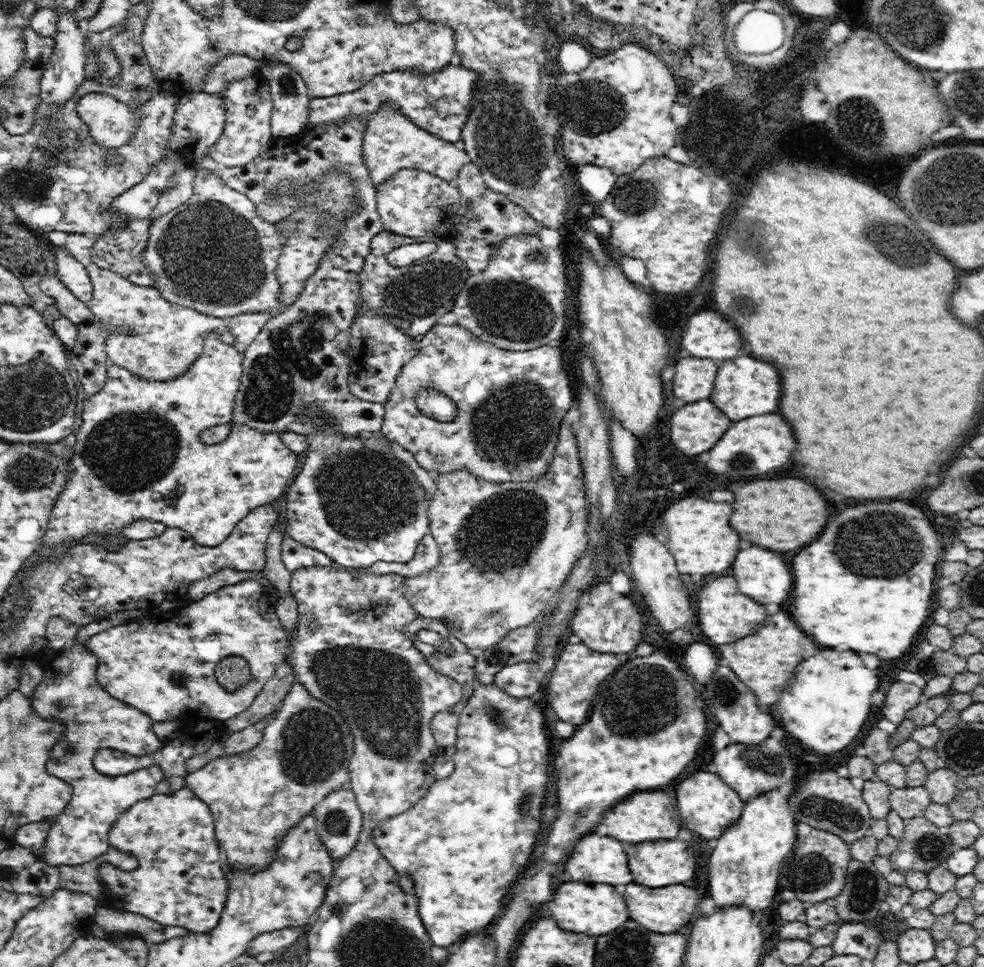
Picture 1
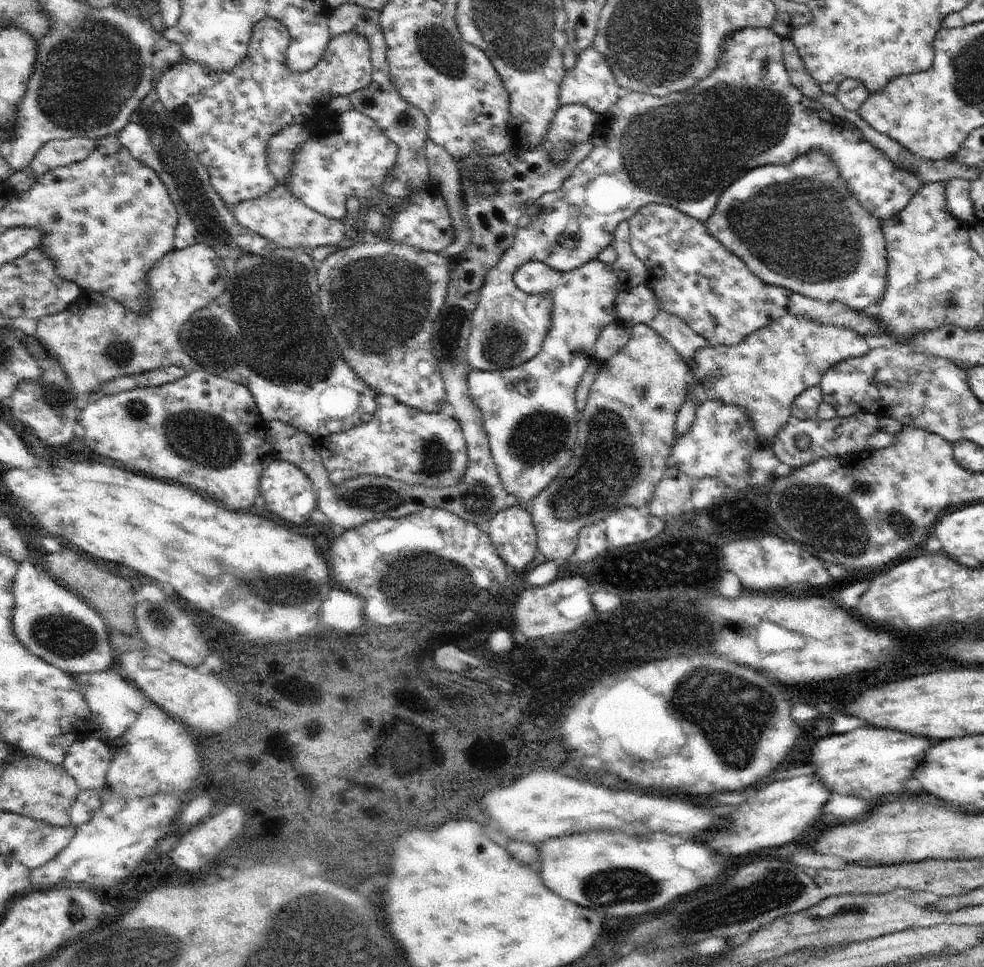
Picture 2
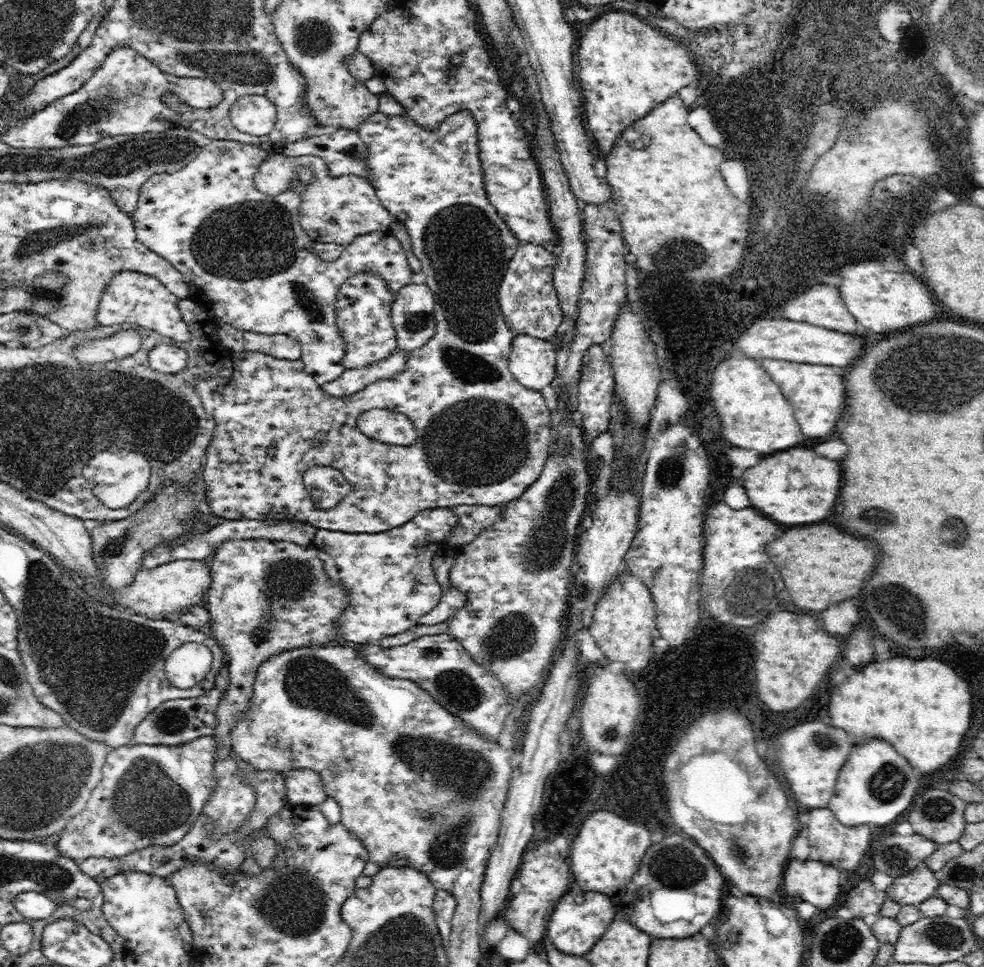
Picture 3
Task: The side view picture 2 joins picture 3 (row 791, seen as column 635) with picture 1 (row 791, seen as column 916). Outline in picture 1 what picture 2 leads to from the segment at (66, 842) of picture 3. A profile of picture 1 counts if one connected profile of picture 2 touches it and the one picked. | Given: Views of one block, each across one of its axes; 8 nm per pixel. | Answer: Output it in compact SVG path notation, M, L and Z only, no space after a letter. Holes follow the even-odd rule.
M188 786L172 794L154 794L130 806L108 832L108 842L138 860L138 868L124 872L110 862L98 866L102 898L98 906L134 912L164 926L180 926L204 934L218 926L228 896L222 848L216 840L212 810Z

